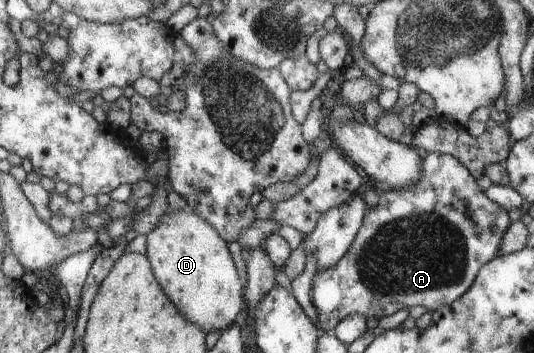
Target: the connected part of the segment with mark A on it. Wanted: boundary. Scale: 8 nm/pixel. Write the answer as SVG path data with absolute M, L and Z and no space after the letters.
M428 153L425 161L422 162L422 176L420 176L420 180L416 184L404 186L400 190L398 188L394 188L394 190L384 188L384 192L380 194L378 204L366 211L360 230L358 230L348 250L338 260L338 264L334 268L320 268L314 274L310 296L319 320L317 329L321 330L322 333L330 333L350 314L361 314L366 318L374 316L374 318L381 319L384 316L390 316L394 312L402 310L402 308L412 308L412 306L418 306L419 304L424 306L426 310L429 310L429 314L436 309L442 308L442 306L452 304L452 302L462 297L462 294L465 294L470 289L470 286L473 286L477 274L481 272L482 266L485 266L486 262L492 261L494 257L499 255L502 238L505 238L506 230L509 230L511 224L507 210L504 210L502 206L498 206L498 203L492 202L488 195L480 190L474 175L460 159L446 153Z

